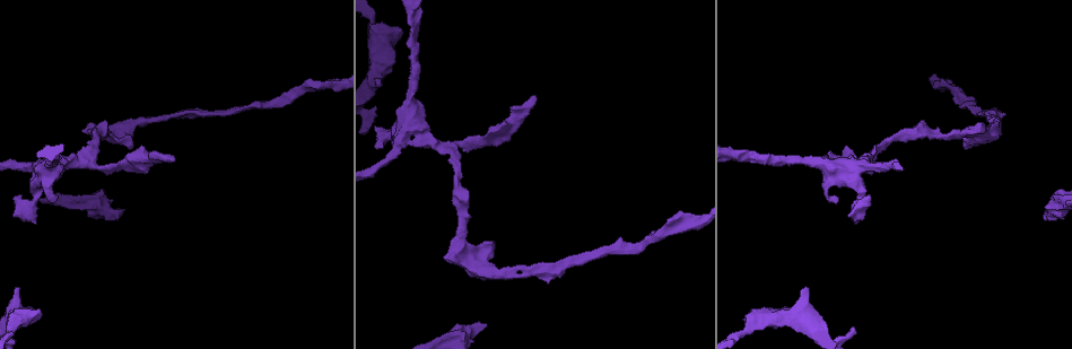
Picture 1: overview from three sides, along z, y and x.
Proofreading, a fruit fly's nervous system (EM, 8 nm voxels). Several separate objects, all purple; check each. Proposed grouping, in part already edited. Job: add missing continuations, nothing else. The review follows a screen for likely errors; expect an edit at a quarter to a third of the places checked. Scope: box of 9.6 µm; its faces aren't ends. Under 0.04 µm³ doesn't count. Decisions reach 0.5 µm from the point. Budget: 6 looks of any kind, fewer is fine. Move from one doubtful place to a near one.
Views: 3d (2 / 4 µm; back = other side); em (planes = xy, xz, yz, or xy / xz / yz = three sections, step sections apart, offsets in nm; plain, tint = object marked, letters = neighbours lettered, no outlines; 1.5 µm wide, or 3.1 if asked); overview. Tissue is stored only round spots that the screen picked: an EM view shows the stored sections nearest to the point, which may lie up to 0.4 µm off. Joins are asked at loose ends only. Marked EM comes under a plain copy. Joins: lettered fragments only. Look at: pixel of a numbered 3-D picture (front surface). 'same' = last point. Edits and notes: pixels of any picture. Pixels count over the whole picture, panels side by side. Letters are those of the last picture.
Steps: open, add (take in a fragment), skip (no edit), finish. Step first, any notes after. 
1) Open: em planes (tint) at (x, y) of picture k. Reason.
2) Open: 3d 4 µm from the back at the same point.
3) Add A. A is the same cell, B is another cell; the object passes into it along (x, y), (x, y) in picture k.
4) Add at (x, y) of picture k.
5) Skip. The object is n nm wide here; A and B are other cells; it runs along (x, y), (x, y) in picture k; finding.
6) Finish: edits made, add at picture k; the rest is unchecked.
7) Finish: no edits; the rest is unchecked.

Open: em planes (letters) at (375, 129) of picture 1. Branch stops here.

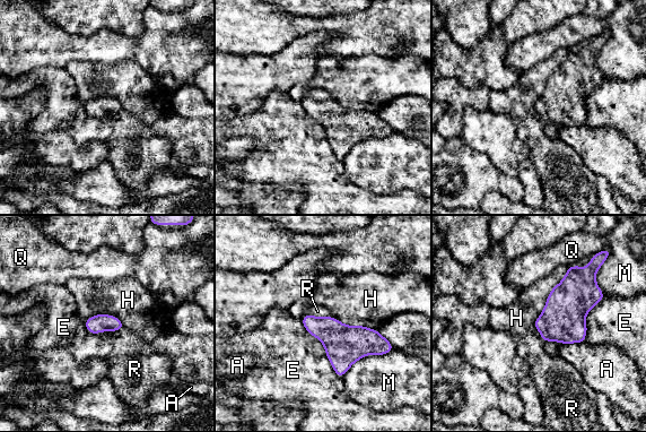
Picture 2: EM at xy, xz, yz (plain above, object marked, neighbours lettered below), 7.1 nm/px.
Add R. The object is 130 nm wide here; R is the same cell, A, E, H, M and Q are other cells; the object passes into it along (101, 322), (110, 330), (131, 357) in picture 2; the neuron continues.

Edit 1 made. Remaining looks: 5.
Open: overview. See it whole again.

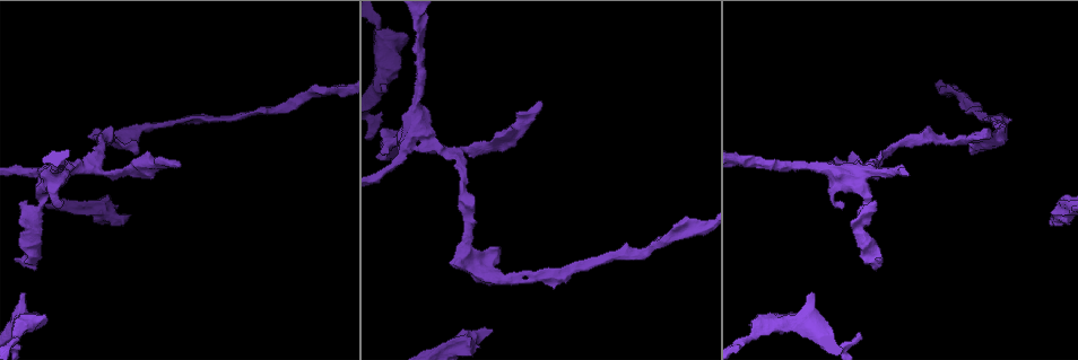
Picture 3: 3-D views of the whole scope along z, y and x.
Open: em planes (letters) at (812, 292) of picture 3. Free end.

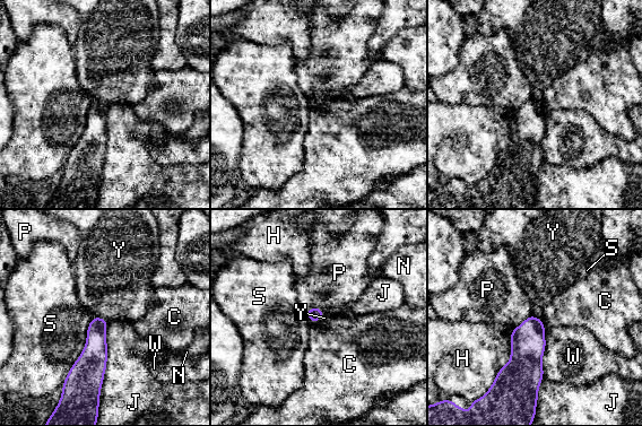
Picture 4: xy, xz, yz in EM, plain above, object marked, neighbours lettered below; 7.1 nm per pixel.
Skip. C, H, J, N, P, S, W and Y are other cells; a border runs along (94, 315), (101, 316), (106, 321) in picture 4; none of them fits.

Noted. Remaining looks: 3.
Open: em planes (tint) at (177, 165) of picture 3. Free end.

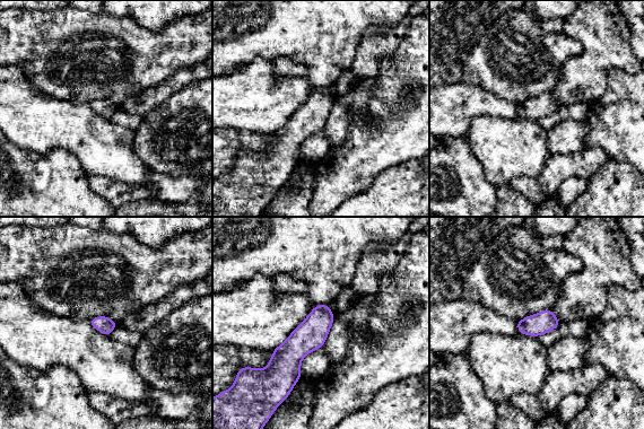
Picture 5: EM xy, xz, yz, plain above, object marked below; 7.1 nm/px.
Open: em planes (letters) at the same point. What lies round it.

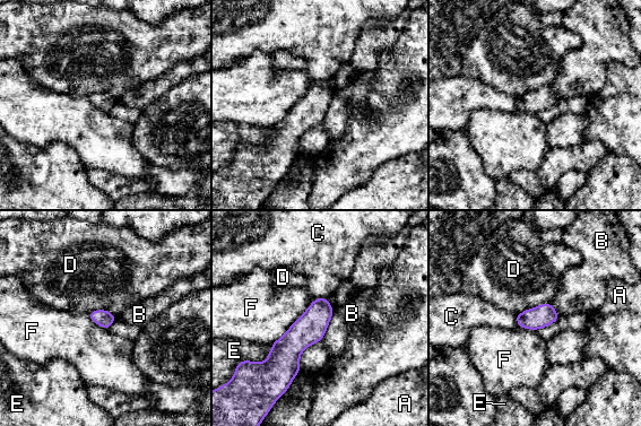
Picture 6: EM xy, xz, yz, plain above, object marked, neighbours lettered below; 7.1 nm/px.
Skip. A, B, C, D, E and F are other cells; a border runs along (335, 310), (322, 339) in picture 6; none of them fits.

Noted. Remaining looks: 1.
Finish: edits made, add at picture 2; the rest is unchecked.

